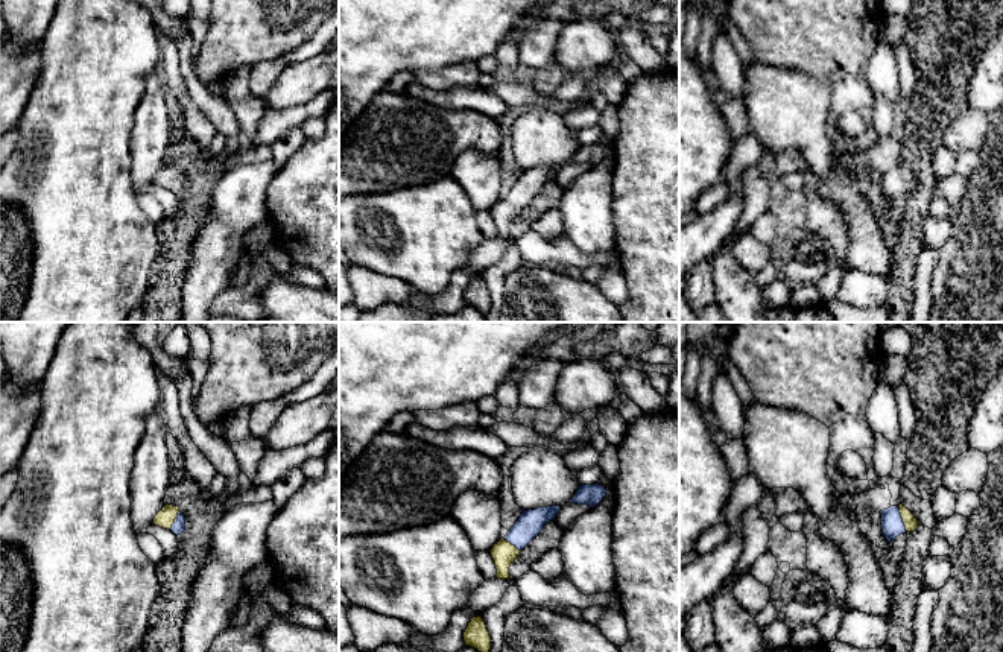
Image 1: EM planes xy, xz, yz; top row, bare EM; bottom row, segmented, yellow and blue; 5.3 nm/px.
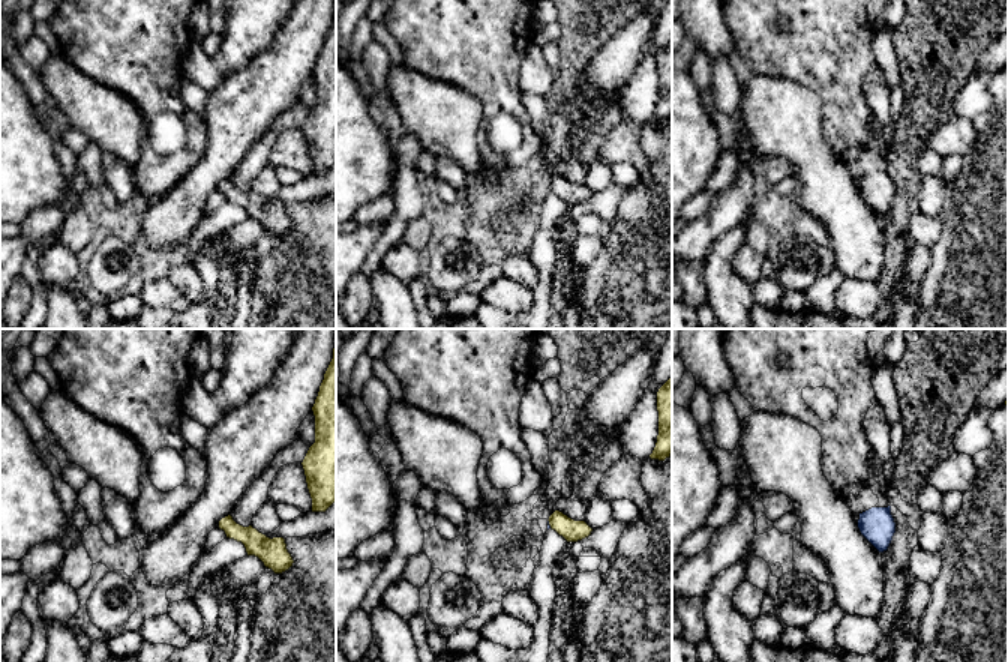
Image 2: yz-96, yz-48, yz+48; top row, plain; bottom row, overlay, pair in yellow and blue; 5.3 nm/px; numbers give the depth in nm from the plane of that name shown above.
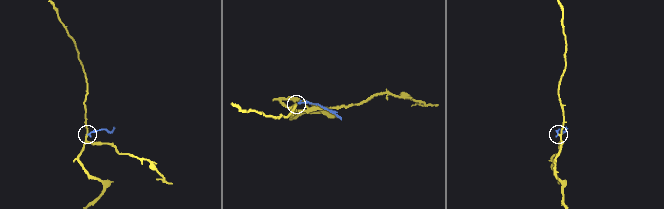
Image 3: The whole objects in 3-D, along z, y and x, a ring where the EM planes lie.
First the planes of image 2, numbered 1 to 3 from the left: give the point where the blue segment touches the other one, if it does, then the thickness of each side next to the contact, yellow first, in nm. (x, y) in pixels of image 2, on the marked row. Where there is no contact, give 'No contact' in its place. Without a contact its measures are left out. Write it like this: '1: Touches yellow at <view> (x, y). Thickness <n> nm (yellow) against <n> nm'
1: No contact
2: Touches yellow at yz-48 (549, 524). Thickness 120 nm (yellow) against 20 nm
3: No contact

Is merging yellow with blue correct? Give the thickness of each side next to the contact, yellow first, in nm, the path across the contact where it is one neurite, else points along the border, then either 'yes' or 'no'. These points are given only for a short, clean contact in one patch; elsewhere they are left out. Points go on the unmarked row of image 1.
70/120 nm | across yz (909, 180), (901, 177), (892, 184) | yes

